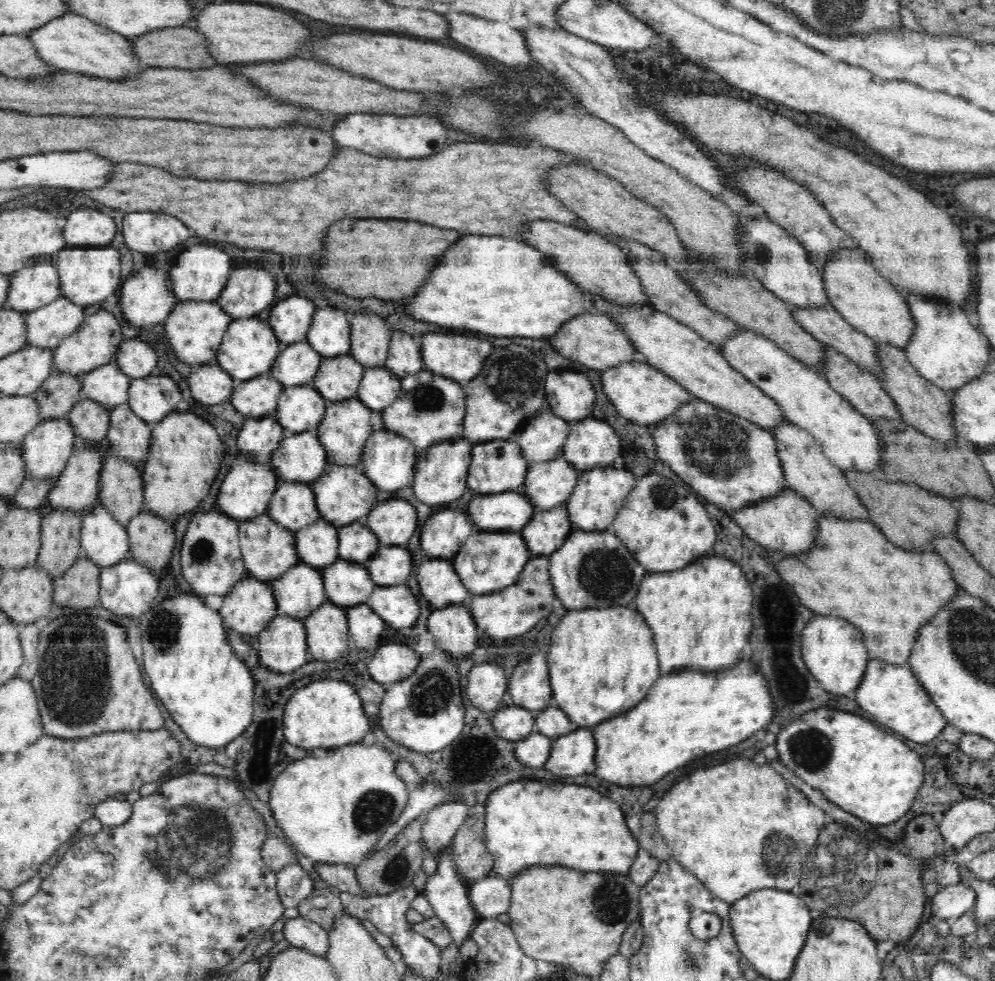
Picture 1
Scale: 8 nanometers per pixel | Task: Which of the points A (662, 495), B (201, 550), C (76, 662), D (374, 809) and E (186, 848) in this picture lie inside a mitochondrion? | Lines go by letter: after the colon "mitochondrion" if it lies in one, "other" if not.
A: mitochondrion
B: mitochondrion
C: mitochondrion
D: mitochondrion
E: mitochondrion

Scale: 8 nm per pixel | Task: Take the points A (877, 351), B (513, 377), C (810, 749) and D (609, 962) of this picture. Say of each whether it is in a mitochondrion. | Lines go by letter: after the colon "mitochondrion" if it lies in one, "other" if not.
A: other
B: mitochondrion
C: mitochondrion
D: other

